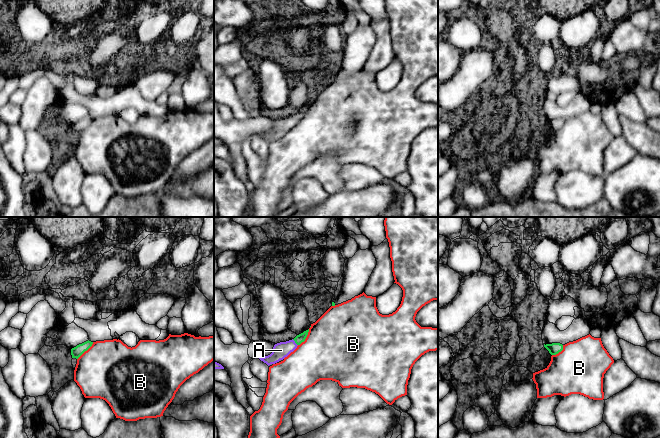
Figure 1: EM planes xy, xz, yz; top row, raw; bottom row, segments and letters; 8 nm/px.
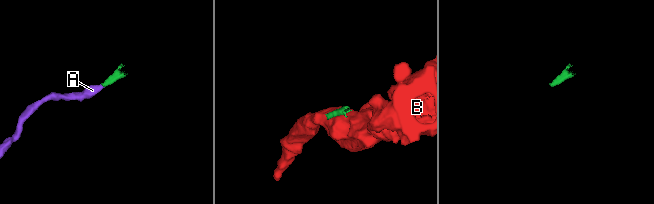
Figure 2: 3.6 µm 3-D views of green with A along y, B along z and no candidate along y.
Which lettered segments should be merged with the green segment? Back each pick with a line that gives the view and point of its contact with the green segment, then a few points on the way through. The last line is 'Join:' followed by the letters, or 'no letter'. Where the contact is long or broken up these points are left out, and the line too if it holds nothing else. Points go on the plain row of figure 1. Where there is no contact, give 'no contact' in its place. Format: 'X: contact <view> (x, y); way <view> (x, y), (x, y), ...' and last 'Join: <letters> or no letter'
A: contact xz (295, 118); way xz (300, 114), (295, 118), (281, 126)
Join: A

